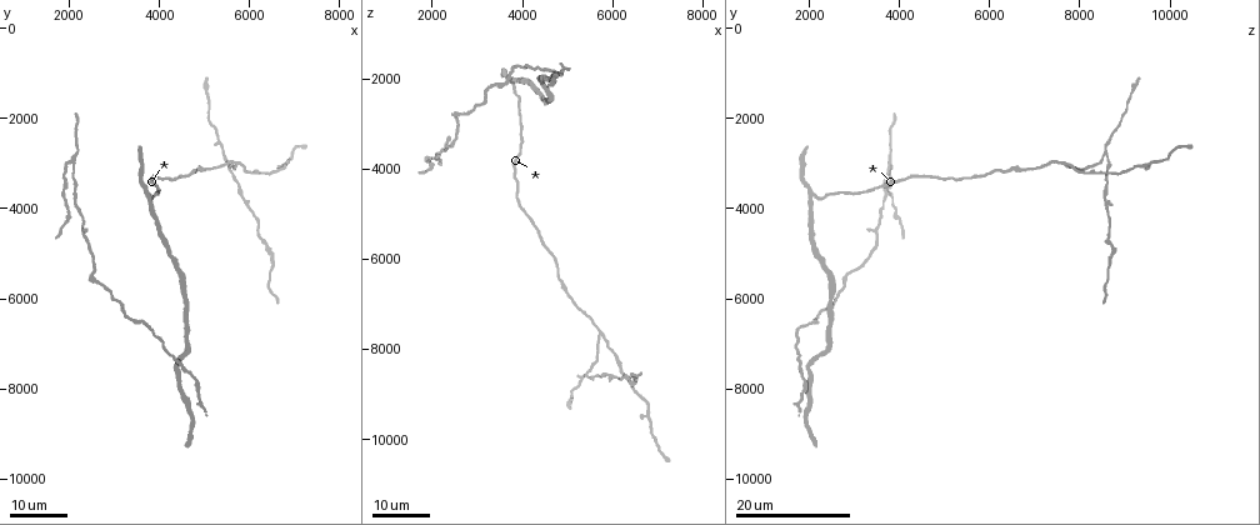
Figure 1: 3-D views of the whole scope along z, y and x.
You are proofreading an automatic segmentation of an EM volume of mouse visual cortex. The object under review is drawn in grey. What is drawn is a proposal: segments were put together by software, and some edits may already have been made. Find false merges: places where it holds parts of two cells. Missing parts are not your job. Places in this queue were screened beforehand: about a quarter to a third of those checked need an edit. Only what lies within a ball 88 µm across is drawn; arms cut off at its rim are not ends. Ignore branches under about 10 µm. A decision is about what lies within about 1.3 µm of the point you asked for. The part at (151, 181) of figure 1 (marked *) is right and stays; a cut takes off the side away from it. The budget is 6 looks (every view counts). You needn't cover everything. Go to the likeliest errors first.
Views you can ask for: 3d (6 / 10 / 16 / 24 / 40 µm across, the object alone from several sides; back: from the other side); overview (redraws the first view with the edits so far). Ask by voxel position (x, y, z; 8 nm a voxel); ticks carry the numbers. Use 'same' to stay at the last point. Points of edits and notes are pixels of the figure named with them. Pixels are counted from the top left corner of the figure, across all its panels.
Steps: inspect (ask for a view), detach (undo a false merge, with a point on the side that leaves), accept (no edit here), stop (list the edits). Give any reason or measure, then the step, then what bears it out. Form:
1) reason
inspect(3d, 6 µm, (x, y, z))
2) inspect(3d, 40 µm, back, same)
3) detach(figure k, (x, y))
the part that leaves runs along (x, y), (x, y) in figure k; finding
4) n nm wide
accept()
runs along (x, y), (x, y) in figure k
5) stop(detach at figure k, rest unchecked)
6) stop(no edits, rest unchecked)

side arm on a straight run
inspect(3d, 24 µm, (2050, 3000, 3750))

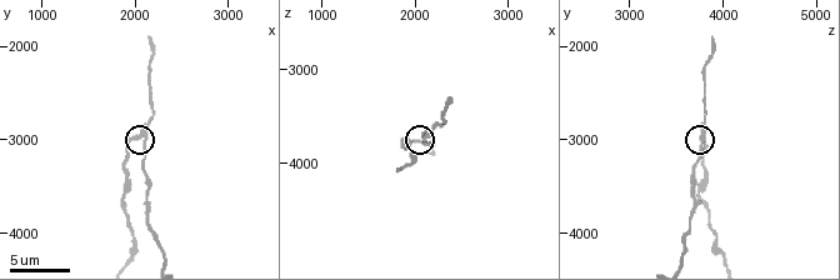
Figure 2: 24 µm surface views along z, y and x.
zoom in
inspect(3d, 10 µm, (2100, 3000, 3800))

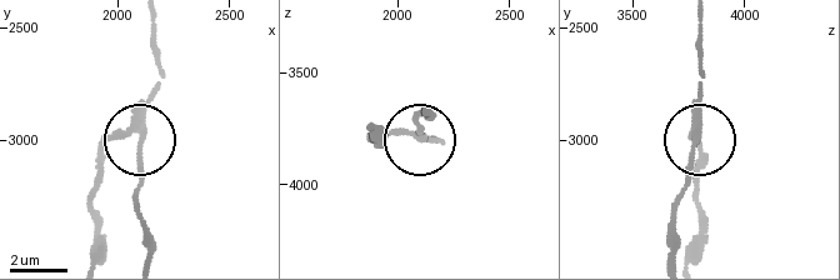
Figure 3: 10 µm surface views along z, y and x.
detach(figure 3, (101, 135))
the part that leaves runs along (134, 118), (100, 159), (93, 259) in figure 3; a second cell is stuck on

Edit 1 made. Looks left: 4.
inspect(3d, 24 µm, (2250, 4350, 3550))

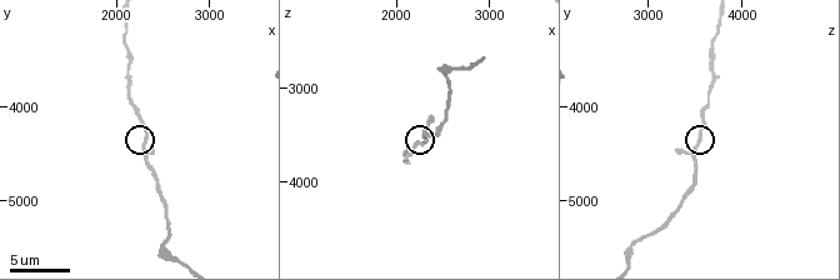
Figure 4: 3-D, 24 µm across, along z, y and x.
inspect(3d, 6 µm, (2250, 4400, 3550))

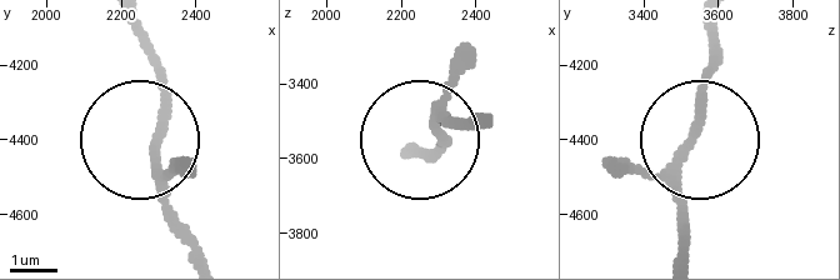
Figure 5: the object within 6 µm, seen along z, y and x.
180 nm wide
detach(figure 5, (170, 171))
the part that leaves runs along (161, 130), (161, 210), (189, 258) in figure 5; two cells meet here

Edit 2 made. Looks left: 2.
stop(detach at figure 3, detach at figure 5, rest unchecked)

